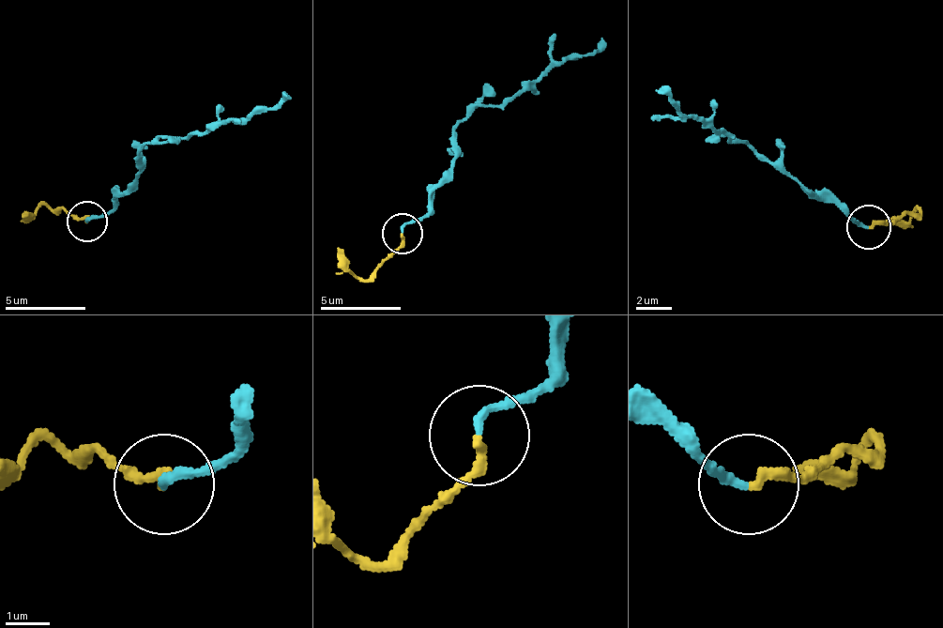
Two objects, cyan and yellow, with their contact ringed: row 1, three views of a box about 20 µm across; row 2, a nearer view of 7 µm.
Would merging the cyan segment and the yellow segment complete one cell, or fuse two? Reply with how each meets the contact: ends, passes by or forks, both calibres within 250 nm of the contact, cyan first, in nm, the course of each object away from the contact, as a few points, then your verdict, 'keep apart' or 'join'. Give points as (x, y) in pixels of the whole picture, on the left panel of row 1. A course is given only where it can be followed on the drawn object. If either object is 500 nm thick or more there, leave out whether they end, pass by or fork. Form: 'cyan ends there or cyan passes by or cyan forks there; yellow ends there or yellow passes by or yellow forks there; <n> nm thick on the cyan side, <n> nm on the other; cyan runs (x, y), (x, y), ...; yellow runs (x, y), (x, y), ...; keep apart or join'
cyan ends there; yellow ends there; 170 nm thick on the cyan side, 200 nm on the other; cyan runs (88, 220), (112, 207), (140, 172), (148, 143), (189, 139), (289, 99); yellow runs (88, 220), (43, 204), (31, 216), (23, 216); join

